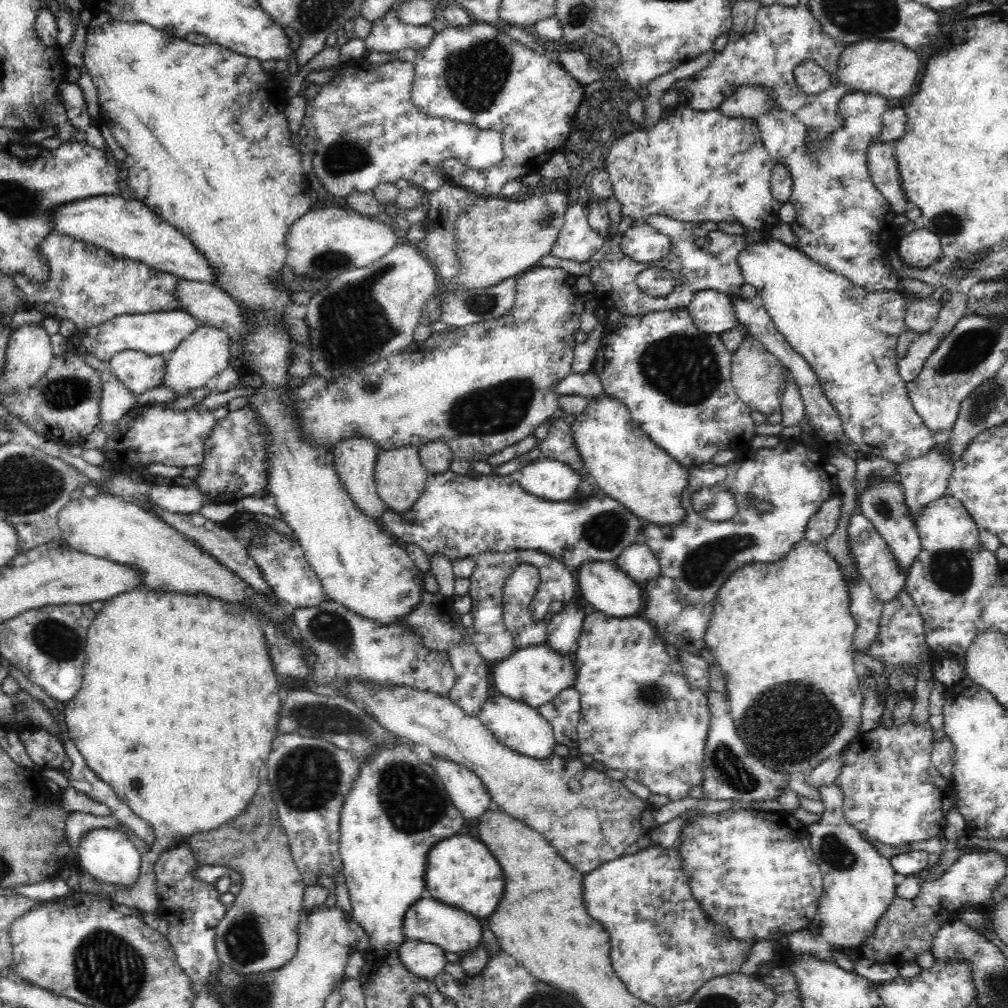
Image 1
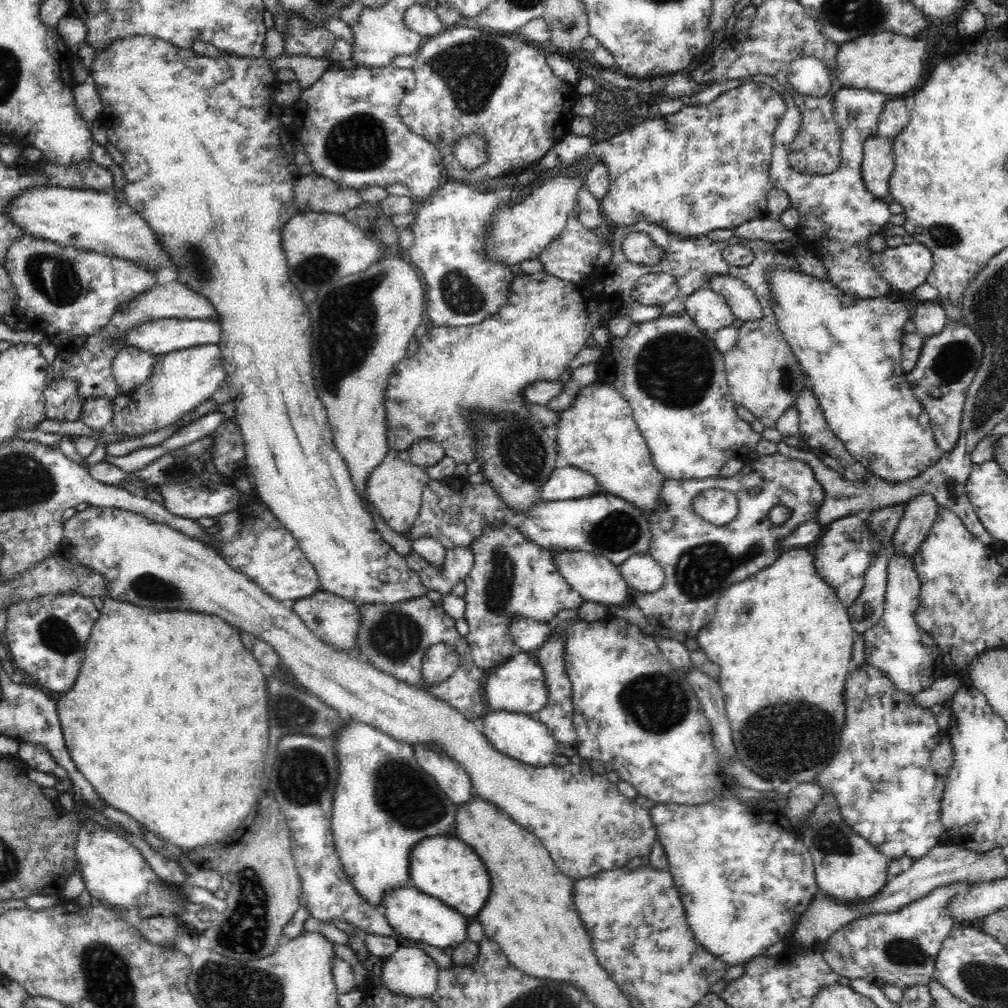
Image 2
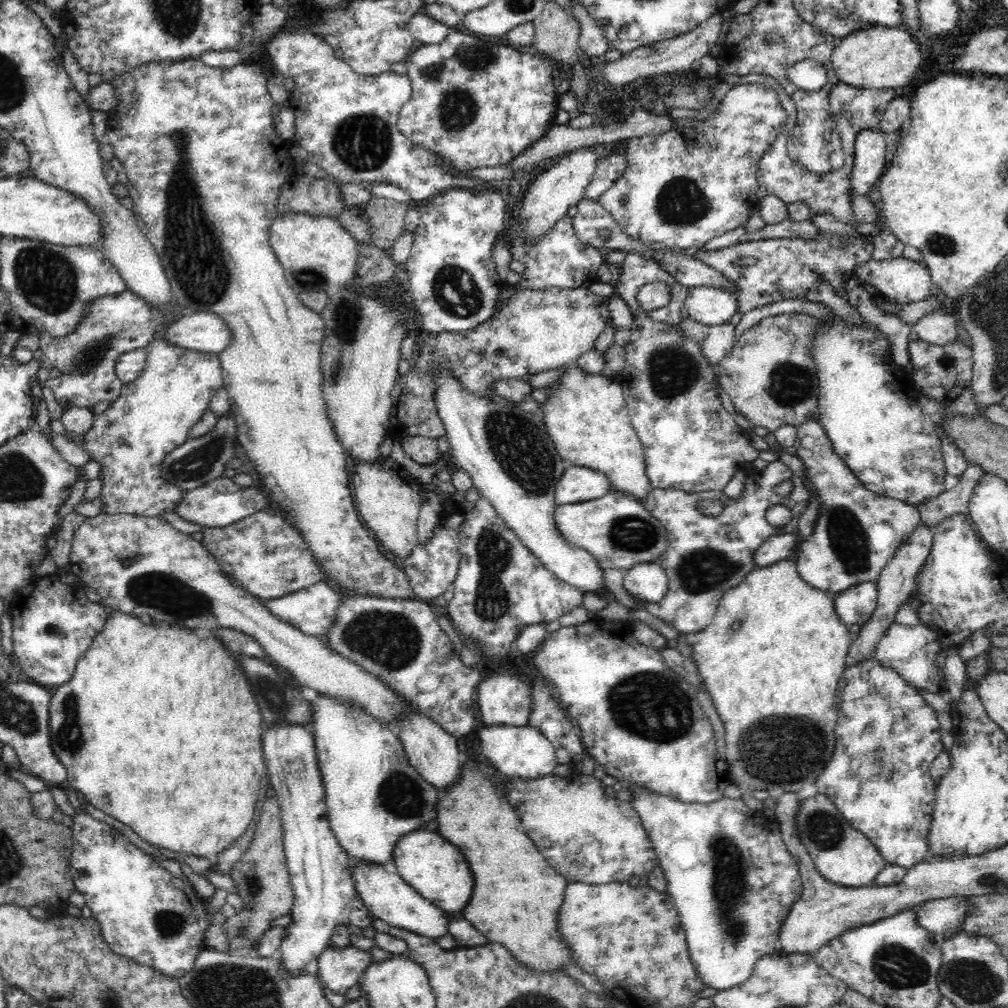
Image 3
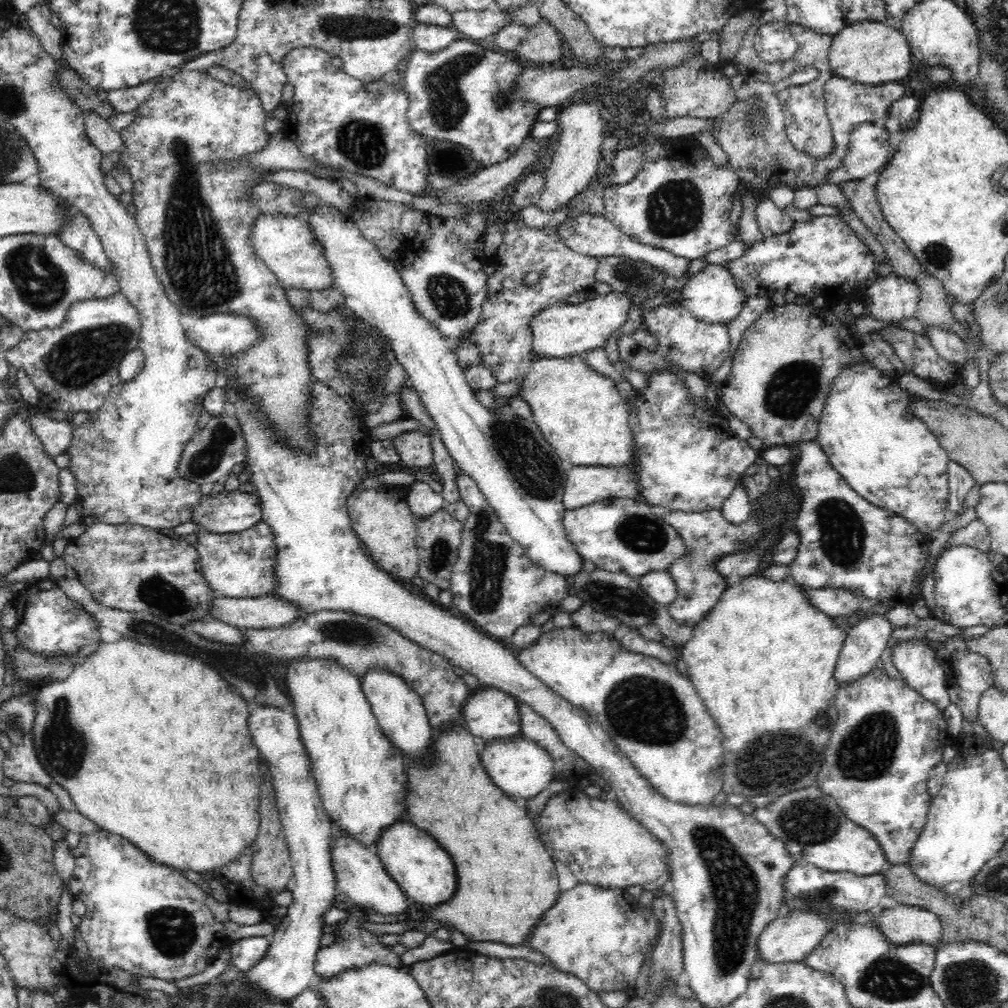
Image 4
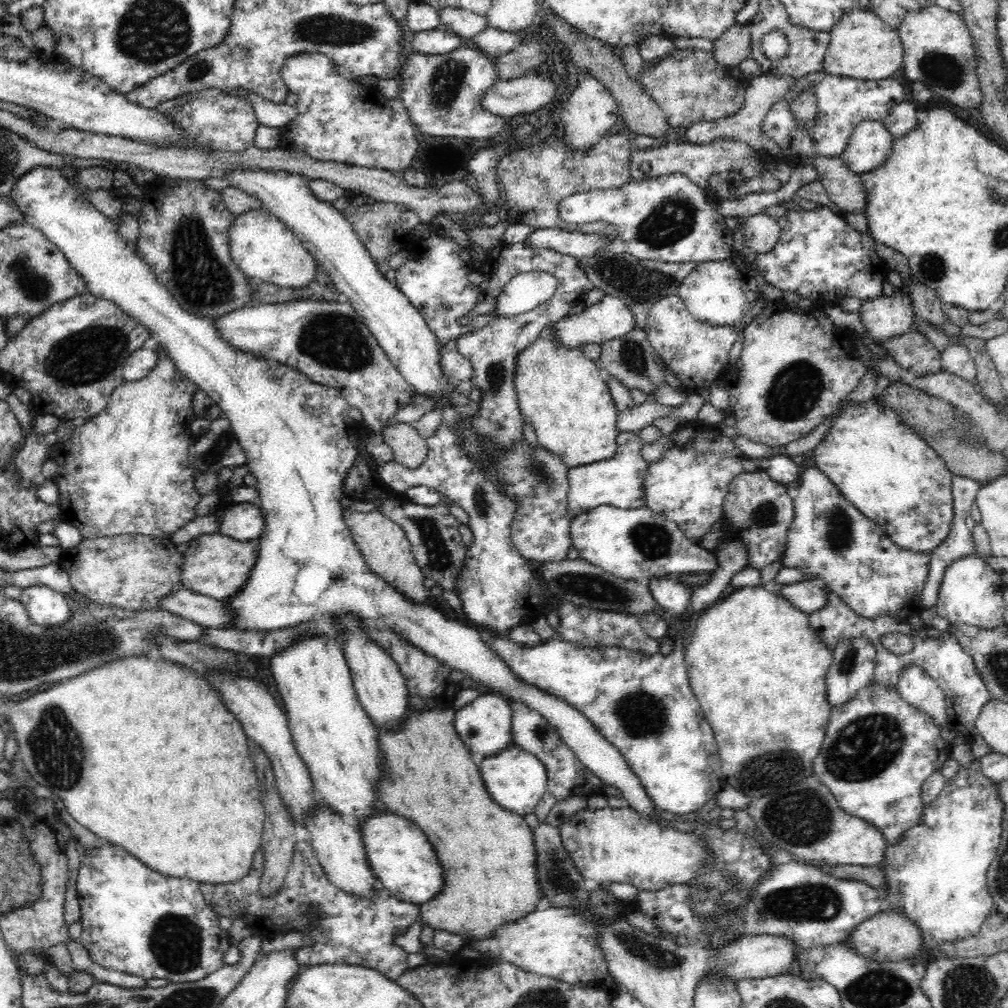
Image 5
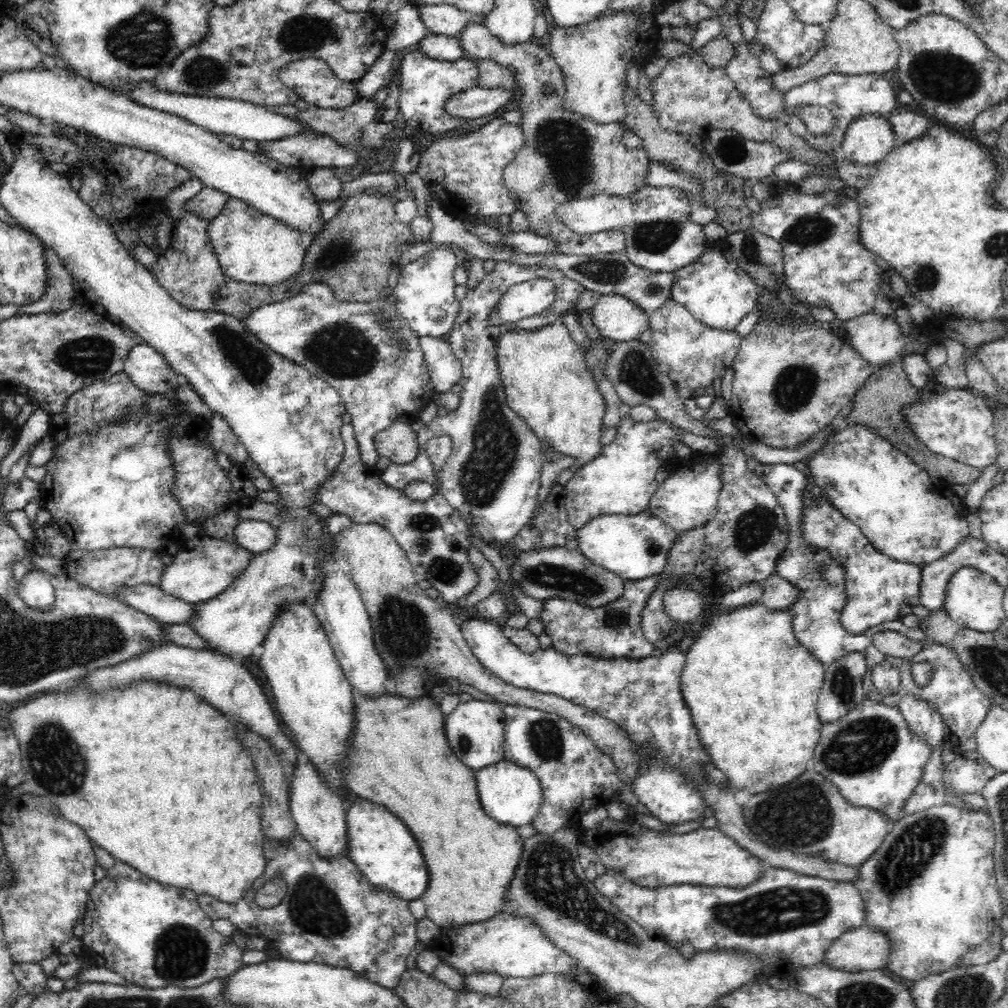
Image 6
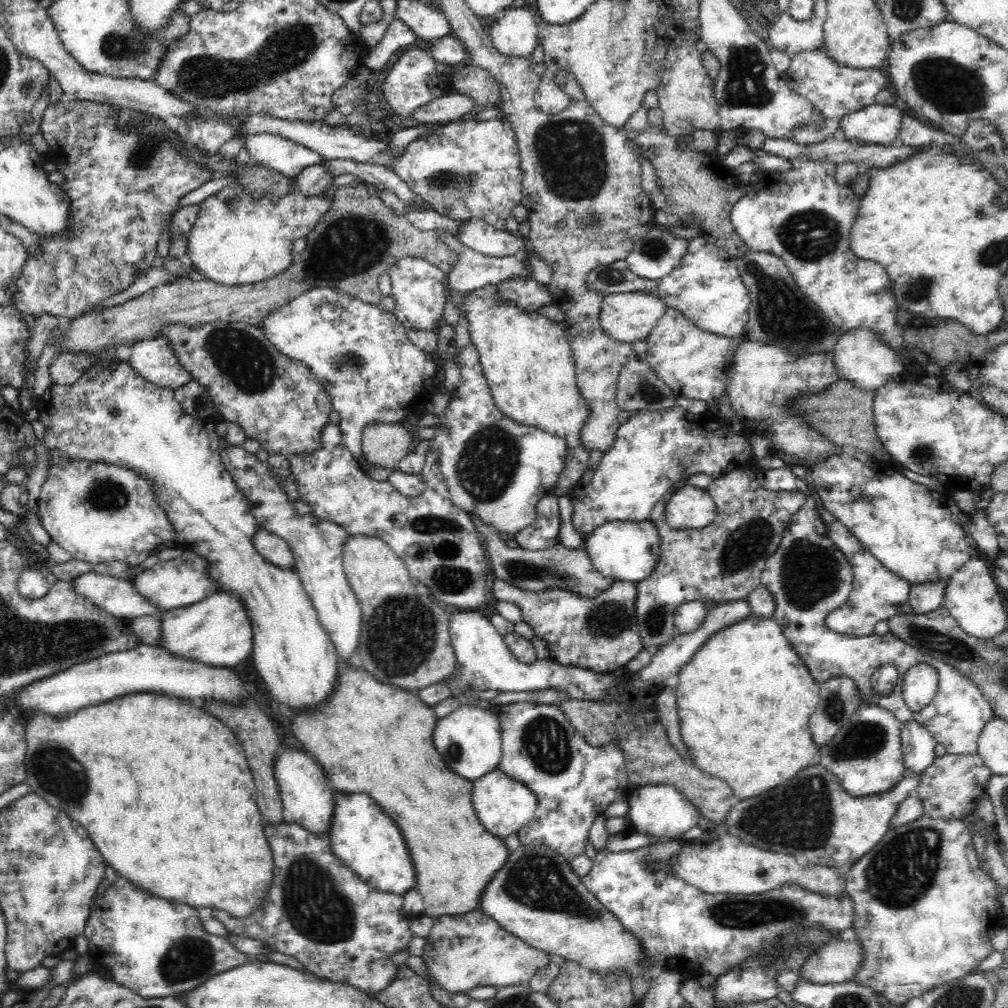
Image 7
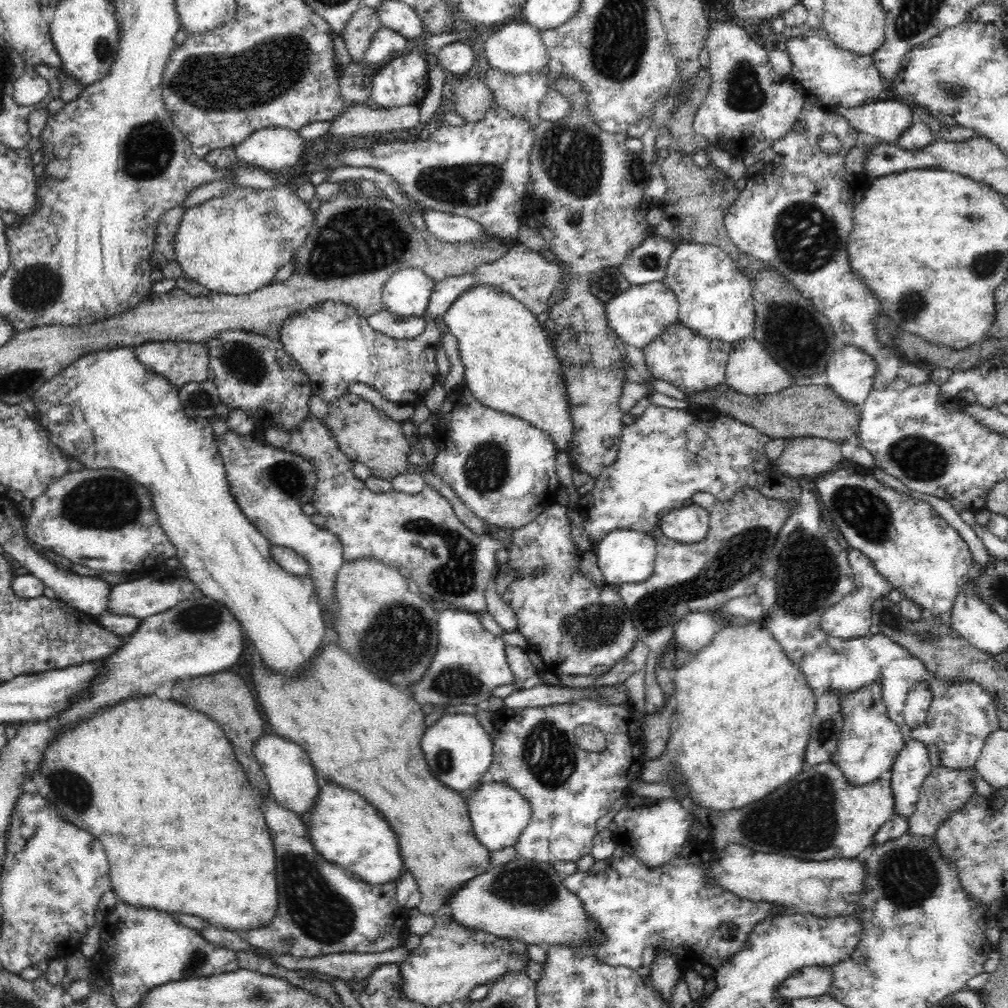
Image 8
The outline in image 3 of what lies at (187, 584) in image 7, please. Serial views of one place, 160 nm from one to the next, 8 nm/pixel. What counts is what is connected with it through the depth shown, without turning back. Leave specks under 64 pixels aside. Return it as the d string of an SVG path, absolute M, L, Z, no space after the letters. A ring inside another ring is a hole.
M273 505L246 515L228 526L202 527L201 531L204 534L201 543L215 555L220 568L256 598L274 600L286 597L326 577L301 534Z

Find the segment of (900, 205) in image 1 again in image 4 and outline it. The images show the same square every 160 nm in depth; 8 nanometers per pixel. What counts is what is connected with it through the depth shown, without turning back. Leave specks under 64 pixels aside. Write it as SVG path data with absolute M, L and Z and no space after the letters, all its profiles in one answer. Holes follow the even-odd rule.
M862 123L851 132L847 156L843 164L830 175L830 184L847 184L862 181L872 173L878 173L888 162L889 133L879 123Z

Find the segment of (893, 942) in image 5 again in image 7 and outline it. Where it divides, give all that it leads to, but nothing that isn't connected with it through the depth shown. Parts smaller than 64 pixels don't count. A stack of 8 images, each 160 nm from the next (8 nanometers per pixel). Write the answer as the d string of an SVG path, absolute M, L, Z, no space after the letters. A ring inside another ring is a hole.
M844 930L814 953L800 969L799 978L818 983L838 983L851 980L864 962L864 949L857 936Z

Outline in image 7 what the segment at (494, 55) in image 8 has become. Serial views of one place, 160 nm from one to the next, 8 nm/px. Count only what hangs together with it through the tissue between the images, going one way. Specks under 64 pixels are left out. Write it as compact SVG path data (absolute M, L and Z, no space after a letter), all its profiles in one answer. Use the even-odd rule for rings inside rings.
M527 7L505 8L504 15L493 21L490 37L496 50L504 55L528 55L538 46L538 22L536 12Z

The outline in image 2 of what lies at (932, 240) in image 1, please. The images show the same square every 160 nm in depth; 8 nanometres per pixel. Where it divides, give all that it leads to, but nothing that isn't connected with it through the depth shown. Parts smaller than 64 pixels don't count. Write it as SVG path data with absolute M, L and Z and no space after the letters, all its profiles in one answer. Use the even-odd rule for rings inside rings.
M914 242L914 244L902 244L898 248L887 247L882 251L876 251L874 254L874 269L878 271L880 277L886 279L890 283L890 287L894 290L915 290L917 286L926 282L927 276L933 267L930 247L926 243Z

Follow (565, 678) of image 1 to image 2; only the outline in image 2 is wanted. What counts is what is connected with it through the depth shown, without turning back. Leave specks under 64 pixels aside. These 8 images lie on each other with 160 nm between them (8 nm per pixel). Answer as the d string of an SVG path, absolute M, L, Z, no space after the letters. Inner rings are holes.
M515 651L504 664L494 667L485 678L485 700L489 710L518 711L535 715L550 698L546 675L534 651Z

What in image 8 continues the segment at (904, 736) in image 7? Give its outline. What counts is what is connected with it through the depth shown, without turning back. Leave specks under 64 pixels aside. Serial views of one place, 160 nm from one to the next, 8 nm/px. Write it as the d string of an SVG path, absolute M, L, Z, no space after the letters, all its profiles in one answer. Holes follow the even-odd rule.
M911 739L898 753L889 774L895 795L893 812L898 816L907 815L907 818L916 812L917 795L933 767L926 744L919 739Z

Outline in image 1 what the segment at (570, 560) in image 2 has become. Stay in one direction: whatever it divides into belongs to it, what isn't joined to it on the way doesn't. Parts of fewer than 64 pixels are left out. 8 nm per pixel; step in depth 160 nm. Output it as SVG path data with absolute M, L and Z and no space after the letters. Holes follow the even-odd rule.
M616 560L593 561L578 567L575 573L578 585L578 596L584 604L592 604L596 611L609 617L626 618L636 616L642 607L644 609L643 584L632 580L618 565Z

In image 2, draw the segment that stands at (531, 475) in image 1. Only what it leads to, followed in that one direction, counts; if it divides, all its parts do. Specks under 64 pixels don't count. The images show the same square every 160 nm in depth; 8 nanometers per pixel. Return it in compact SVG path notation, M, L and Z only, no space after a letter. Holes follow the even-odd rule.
M569 465L554 468L537 490L539 498L548 502L584 498L605 492L597 485L592 474Z

